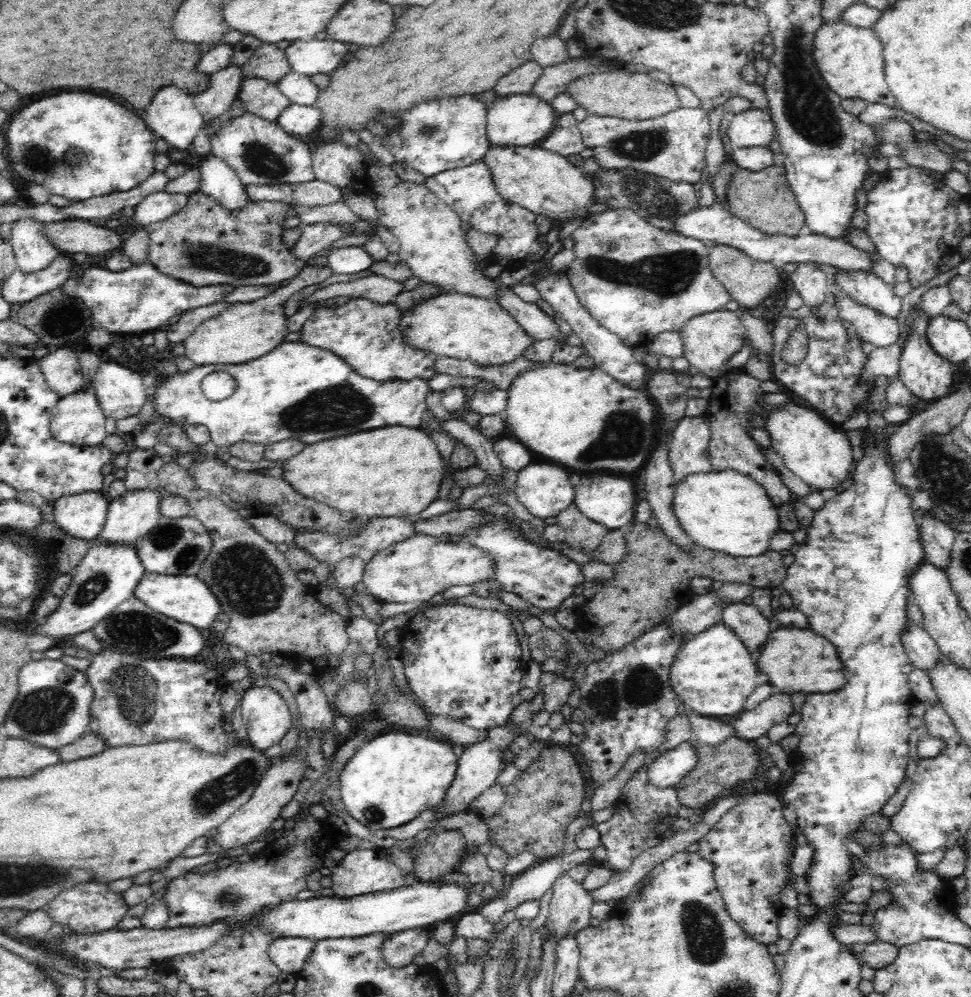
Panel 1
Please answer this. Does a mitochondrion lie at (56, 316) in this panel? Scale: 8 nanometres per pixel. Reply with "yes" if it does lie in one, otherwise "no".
yes

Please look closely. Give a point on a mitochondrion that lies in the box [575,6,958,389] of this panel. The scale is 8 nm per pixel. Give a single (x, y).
(808, 108)

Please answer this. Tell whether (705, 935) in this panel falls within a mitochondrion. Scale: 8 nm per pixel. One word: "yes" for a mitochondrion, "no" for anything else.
yes

